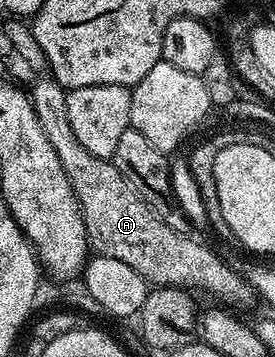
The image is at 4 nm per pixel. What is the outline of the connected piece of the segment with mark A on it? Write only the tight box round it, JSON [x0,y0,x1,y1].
[28,75,257,310]

